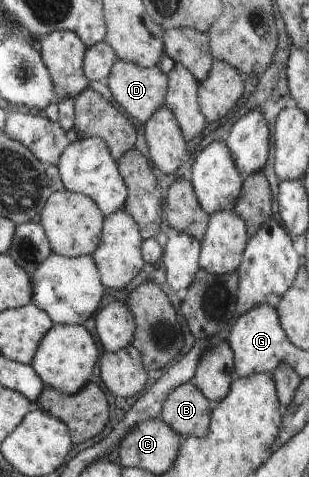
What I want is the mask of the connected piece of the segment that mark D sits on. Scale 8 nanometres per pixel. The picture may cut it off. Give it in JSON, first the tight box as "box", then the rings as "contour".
{"box":[105,59,168,124],"contour":[[[117,59],[105,84],[109,88],[113,99],[123,108],[123,112],[145,124],[156,110],[165,104],[167,80],[168,76],[157,65],[141,67],[133,62]]]}

